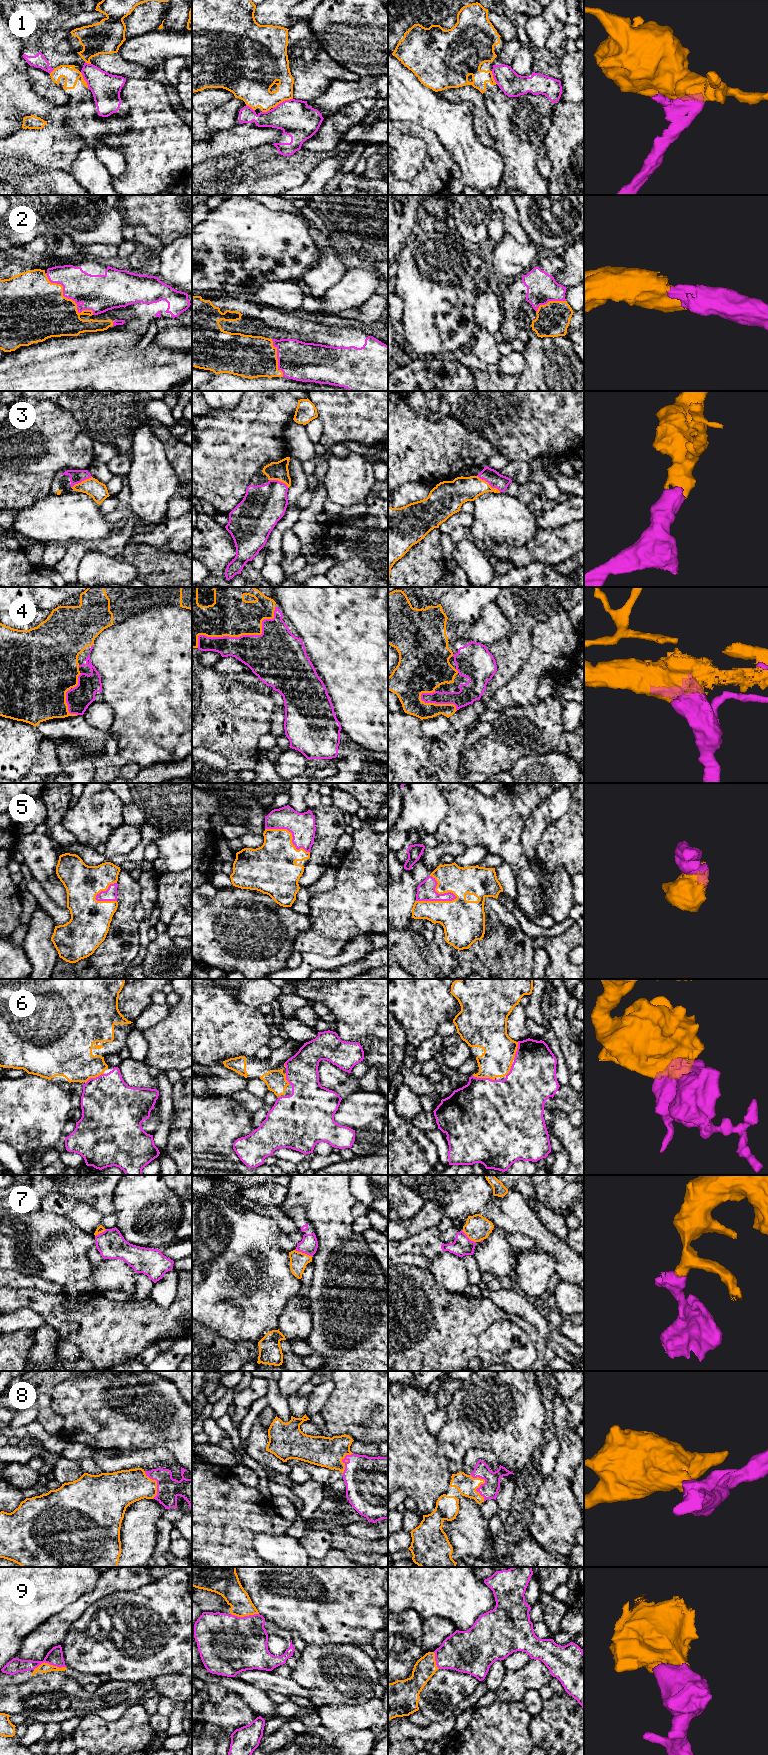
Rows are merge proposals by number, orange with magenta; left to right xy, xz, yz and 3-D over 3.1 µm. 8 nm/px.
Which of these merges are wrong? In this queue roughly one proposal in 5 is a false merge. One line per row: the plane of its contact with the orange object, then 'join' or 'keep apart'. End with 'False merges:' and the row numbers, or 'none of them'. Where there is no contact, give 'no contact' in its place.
1: contact in xz; keep apart
2: contact in xy; join
3: contact in yz; join
4: contact in xz; join
5: contact in yz; join
6: contact in yz; join
7: contact in xz; join
8: contact in yz; join
9: contact in xy; join
False merges: 1

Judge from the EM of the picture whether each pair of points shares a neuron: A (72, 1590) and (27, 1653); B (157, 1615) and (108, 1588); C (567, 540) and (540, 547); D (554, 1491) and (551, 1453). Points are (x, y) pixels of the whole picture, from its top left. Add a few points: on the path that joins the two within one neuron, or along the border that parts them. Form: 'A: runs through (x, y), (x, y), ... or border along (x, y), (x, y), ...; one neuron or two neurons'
A: border along (75, 1601), (50, 1616), (36, 1628); two neurons
B: border along (138, 1587), (134, 1590), (112, 1592), (94, 1602); two neurons
C: runs through (560, 544), (547, 547); one neuron
D: border along (560, 1448), (554, 1471); two neurons

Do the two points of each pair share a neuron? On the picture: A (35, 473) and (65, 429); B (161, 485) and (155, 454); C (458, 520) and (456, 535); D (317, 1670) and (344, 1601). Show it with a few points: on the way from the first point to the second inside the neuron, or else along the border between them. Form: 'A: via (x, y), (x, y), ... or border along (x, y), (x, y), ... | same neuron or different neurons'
A: via (35, 462), (54, 440) | same neuron
B: via (155, 477), (155, 462) | same neuron
C: border along (467, 528), (457, 526), (449, 534) | different neurons
D: border along (307, 1644), (351, 1645) | different neurons

